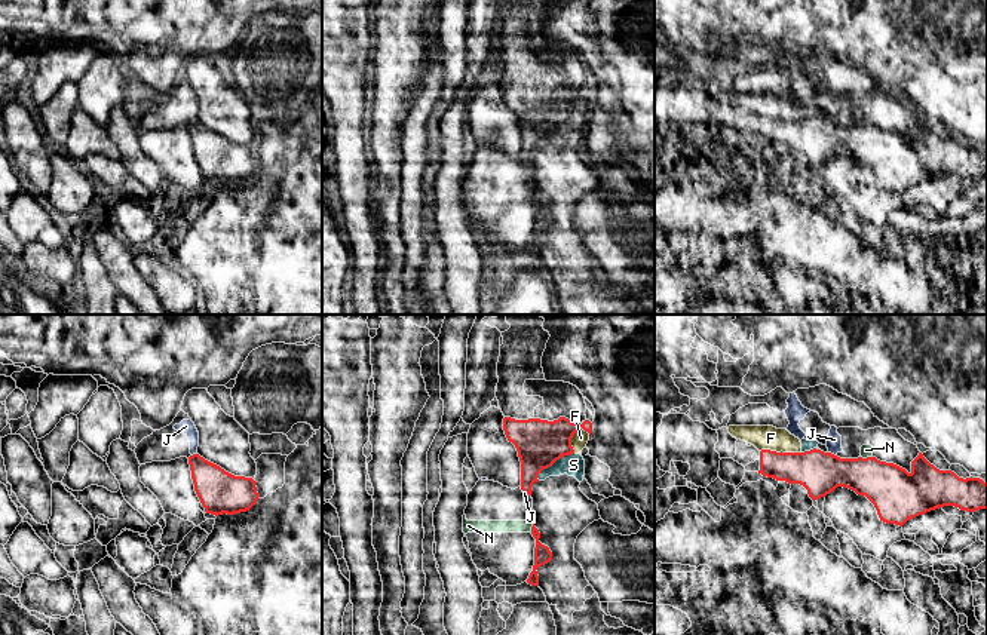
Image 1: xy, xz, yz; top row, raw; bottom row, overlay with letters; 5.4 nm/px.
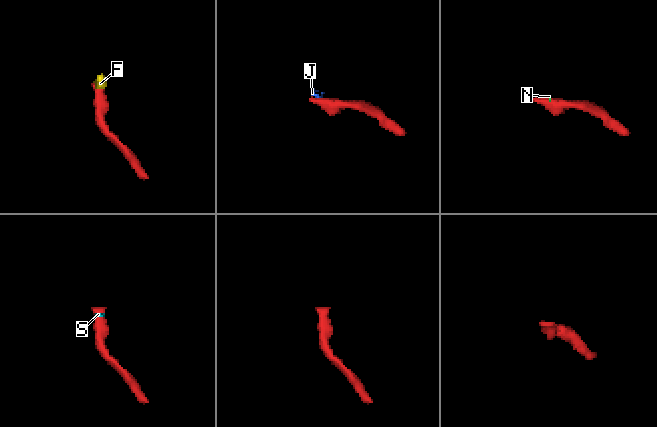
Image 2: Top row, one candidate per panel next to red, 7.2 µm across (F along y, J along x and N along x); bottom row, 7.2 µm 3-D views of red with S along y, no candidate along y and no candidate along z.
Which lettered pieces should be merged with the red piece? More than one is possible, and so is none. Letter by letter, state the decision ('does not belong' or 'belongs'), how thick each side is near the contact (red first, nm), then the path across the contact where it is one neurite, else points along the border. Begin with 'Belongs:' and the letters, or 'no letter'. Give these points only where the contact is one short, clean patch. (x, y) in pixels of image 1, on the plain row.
Belongs: no letter
F: does not belong; 260 nm thick on the red side, 90 nm on the other; border along xz (584, 89), (572, 106), (573, 120)
J: does not belong; 220 nm thick on the red side, 80 nm on the other; border along yz (828, 119), (836, 123)
N: does not belong; 100 nm thick on the red side, 60 nm on the other; border along xz (533, 189), (530, 199)
S: does not belong; 260 nm thick on the red side, 120 nm on the other; border along xz (573, 120), (557, 126), (536, 146)

